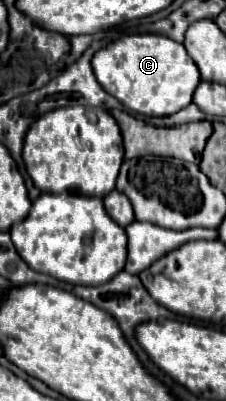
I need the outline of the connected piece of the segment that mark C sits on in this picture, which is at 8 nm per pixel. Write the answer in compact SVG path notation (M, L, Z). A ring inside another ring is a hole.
M126 35L104 49L96 51L92 57L92 69L102 89L116 97L128 109L158 117L172 115L192 101L194 89L200 83L200 73L196 63L188 57L182 43L176 43L164 35Z

